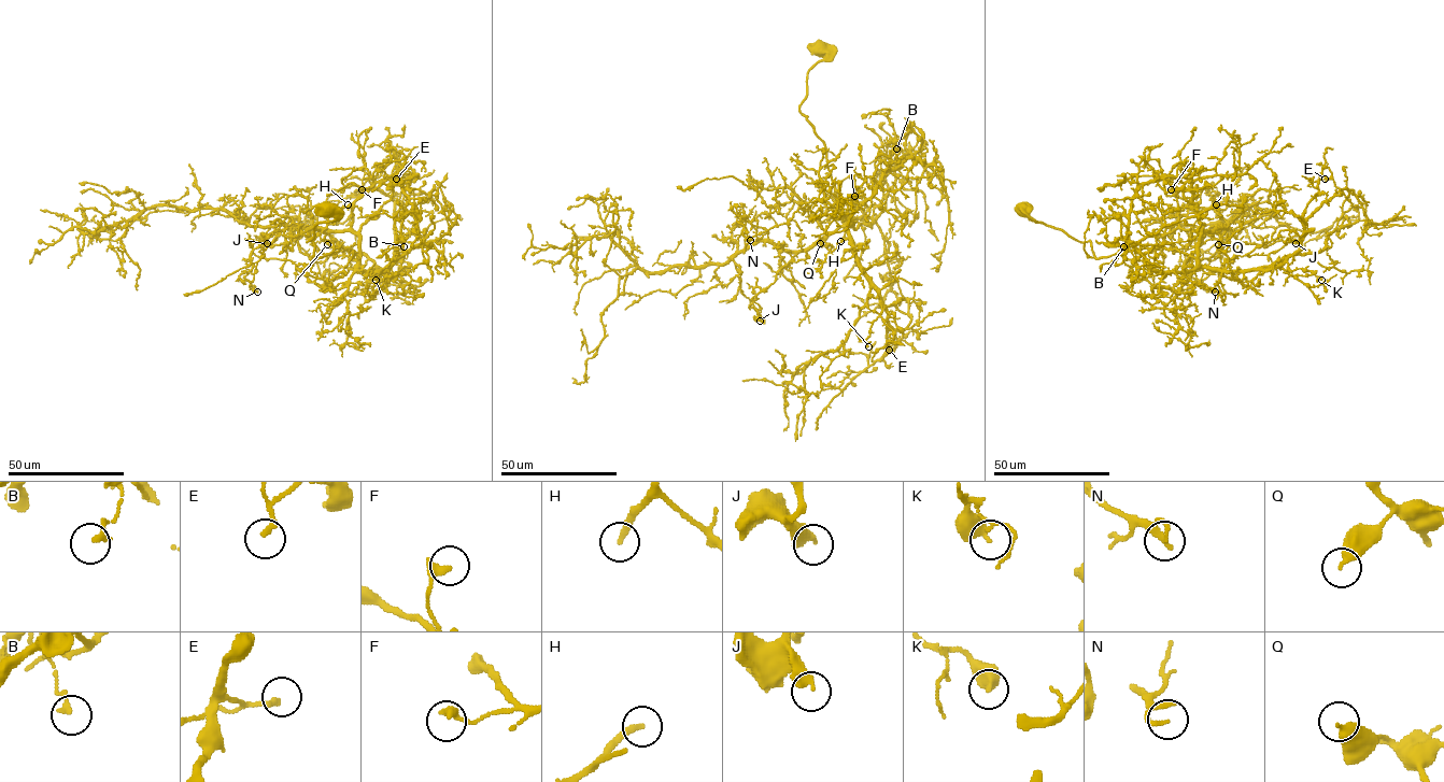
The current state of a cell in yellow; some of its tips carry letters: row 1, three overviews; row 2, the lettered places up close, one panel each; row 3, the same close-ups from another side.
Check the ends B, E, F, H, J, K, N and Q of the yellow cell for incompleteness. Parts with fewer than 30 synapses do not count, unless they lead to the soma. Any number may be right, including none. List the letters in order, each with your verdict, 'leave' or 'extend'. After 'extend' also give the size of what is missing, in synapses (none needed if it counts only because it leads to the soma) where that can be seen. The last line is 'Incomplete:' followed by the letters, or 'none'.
B: leave
E: leave
F: leave
H: extend | 35 syn
J: leave
K: leave
N: leave
Q: leave
Incomplete: H

